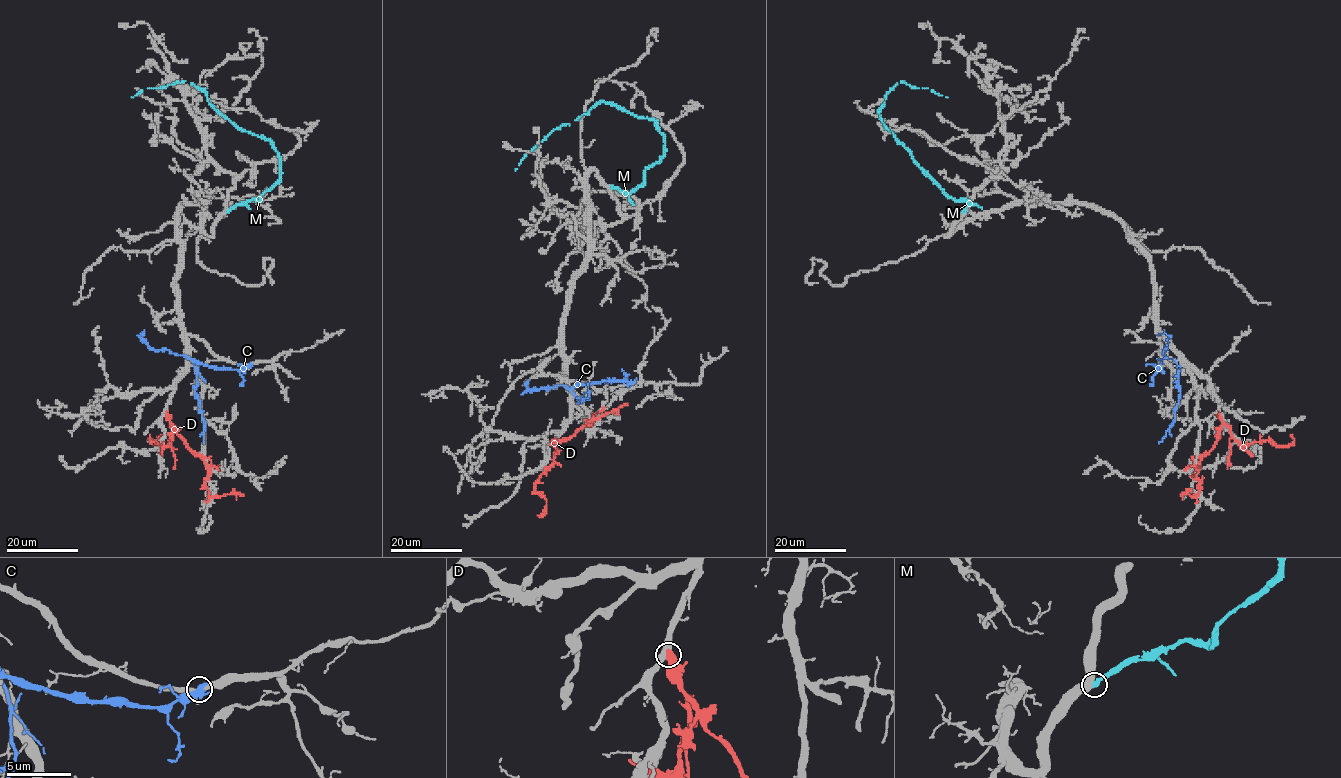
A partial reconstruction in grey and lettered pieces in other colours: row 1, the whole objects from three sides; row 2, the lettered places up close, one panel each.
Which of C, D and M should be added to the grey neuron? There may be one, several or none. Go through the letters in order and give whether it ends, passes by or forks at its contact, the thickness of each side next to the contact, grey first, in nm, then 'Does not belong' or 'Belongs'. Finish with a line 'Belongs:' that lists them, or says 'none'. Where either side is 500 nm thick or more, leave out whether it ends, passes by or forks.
C: It forks there. Thickness 320 nm (grey) against 360 nm. Does not belong
D: Thickness 440 nm (grey) against 550 nm. Does not belong
M: Thickness 500 nm (grey) against 480 nm. Does not belong
Belongs: none

